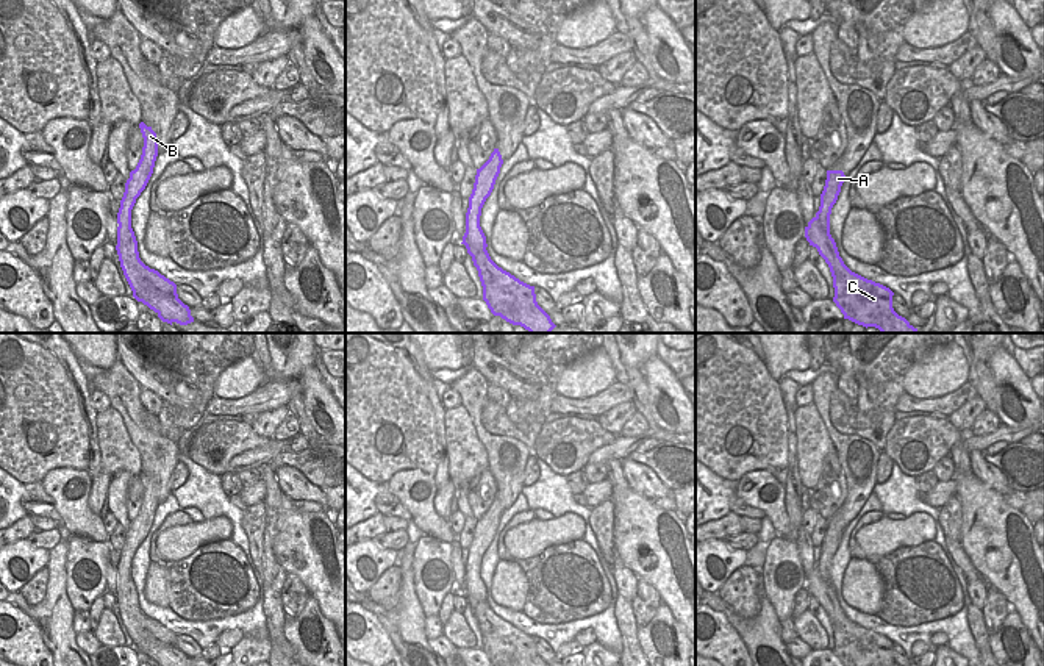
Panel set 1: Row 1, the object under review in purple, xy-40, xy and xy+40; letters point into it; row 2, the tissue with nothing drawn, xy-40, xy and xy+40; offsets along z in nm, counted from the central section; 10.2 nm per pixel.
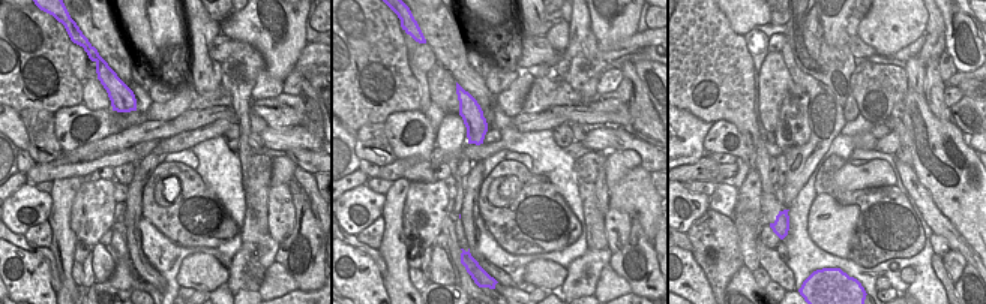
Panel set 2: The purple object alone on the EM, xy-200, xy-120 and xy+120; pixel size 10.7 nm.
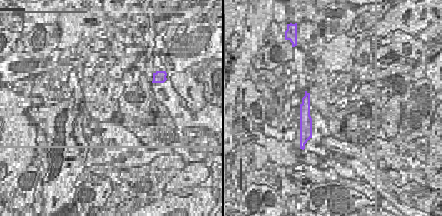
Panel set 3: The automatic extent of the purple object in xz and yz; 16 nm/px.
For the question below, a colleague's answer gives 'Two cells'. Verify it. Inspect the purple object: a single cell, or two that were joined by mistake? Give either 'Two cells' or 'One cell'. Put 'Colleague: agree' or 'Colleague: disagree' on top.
Colleague: agree
Two cells.

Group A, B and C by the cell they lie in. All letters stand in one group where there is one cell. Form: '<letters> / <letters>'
A B / C

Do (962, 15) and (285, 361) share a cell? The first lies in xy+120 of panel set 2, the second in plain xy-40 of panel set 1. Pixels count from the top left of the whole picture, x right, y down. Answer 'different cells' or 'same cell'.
different cells

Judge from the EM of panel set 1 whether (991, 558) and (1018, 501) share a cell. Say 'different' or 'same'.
different

